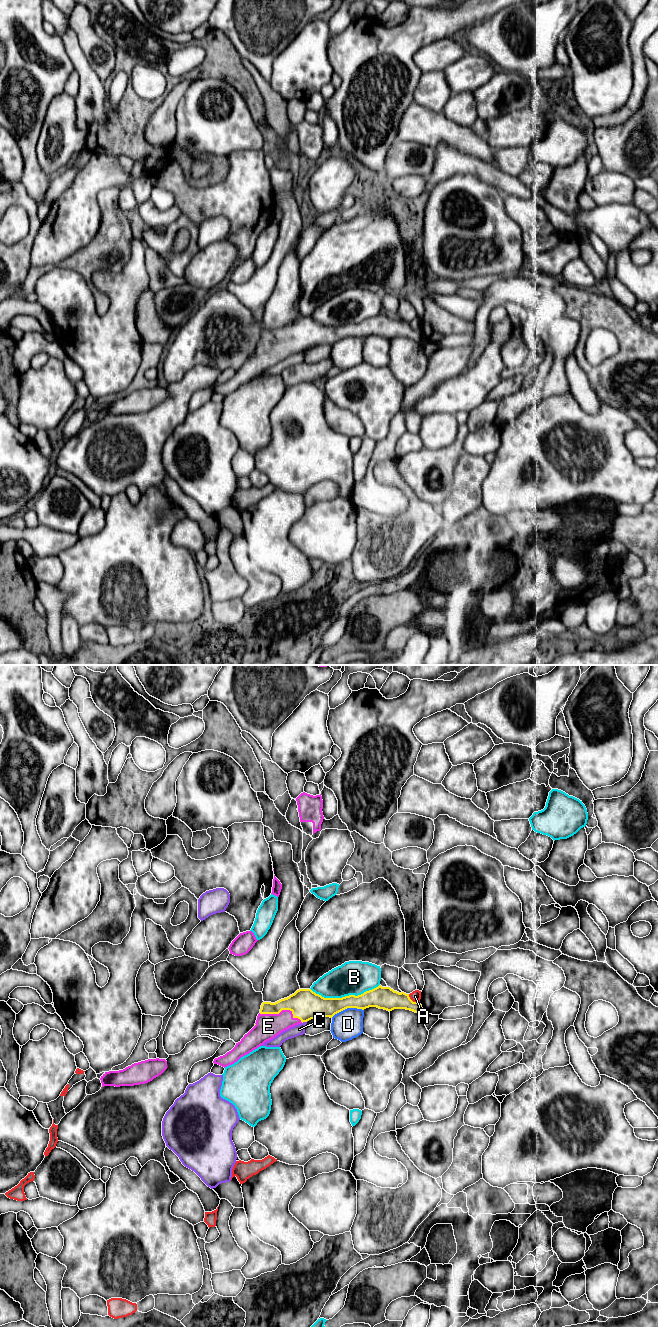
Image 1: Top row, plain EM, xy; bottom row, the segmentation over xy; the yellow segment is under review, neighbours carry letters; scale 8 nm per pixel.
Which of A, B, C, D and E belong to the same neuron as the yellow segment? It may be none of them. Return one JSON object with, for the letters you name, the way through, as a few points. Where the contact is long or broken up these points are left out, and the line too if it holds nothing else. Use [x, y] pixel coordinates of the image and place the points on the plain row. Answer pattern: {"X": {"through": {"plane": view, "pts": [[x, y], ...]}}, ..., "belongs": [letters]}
{"E": {"through": {"plane": "xy", "pts": [[305, 332], [296, 337], [282, 337], [268, 354]]}}, "belongs": ["E"]}

